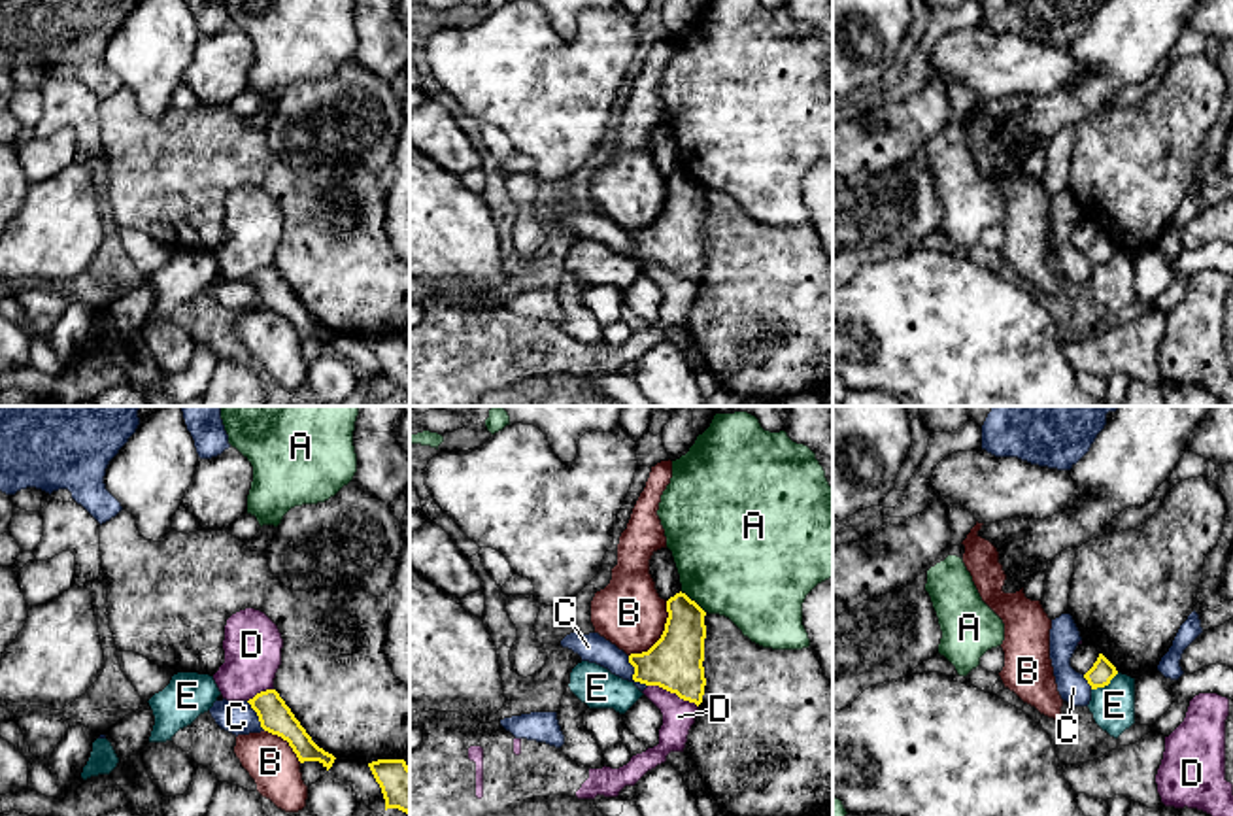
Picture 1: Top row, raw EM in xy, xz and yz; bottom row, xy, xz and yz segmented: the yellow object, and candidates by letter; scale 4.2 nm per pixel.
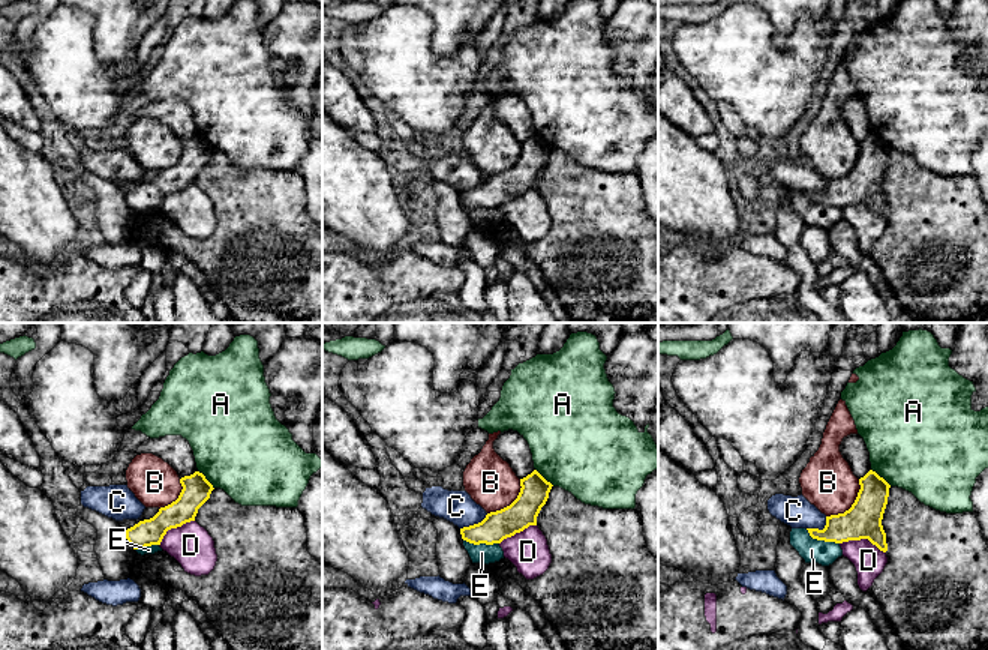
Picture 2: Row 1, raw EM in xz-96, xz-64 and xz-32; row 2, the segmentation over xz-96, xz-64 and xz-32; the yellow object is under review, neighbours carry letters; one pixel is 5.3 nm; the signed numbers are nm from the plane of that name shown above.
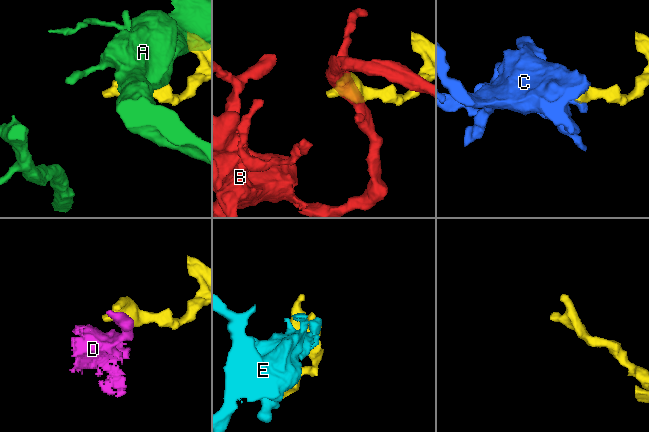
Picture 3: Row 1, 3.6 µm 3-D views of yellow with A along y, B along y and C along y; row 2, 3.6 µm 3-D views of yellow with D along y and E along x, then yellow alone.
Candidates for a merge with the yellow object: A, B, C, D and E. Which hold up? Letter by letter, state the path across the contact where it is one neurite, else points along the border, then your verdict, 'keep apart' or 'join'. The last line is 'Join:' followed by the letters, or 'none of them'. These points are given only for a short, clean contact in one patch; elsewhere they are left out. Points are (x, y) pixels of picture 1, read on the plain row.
A: keep apart
B: keep apart
C: keep apart
D: keep apart
E: border yz (1118, 250), (1107, 261), (1092, 267); keep apart
Join: none of them

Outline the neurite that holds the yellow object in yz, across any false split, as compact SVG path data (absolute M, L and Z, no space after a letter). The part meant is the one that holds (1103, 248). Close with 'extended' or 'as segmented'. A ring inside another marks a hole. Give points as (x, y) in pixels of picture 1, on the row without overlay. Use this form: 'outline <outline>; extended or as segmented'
outline M1099 230L1093 244L1084 251L1091 266L1105 264L1110 261L1110 257L1118 251L1116 244Z; as segmented

